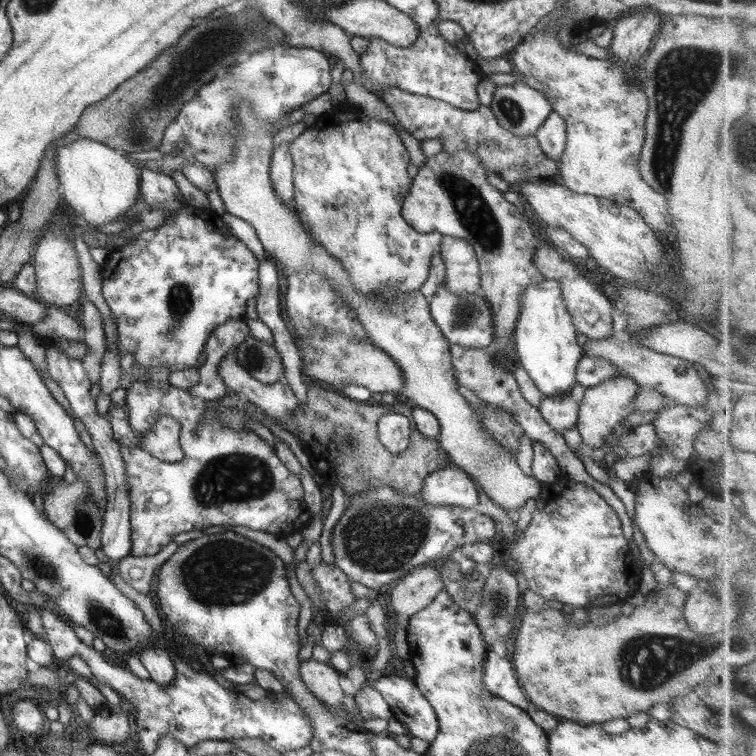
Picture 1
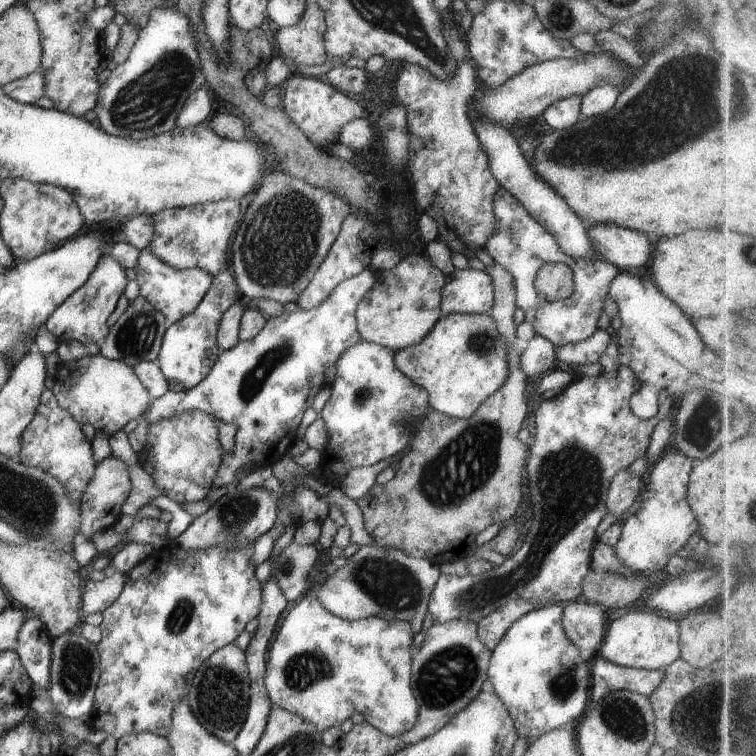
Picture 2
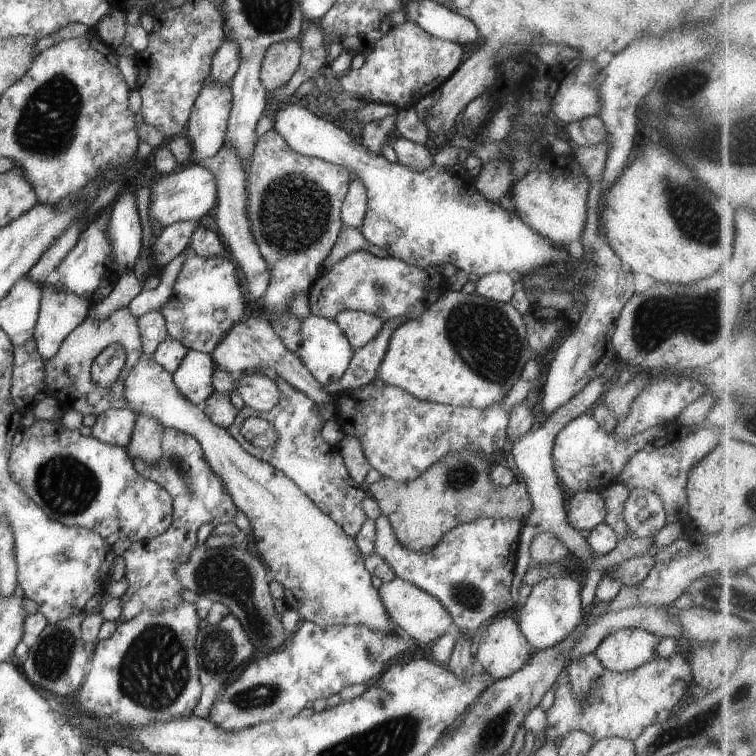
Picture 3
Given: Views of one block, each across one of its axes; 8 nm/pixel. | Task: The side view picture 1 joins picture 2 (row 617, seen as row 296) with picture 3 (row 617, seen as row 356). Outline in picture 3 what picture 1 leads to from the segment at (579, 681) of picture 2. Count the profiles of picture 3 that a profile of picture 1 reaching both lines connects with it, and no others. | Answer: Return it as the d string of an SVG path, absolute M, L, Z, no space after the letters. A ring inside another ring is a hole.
M550 576L532 588L526 602L520 610L517 624L526 638L526 642L535 651L552 648L568 640L568 636L582 624L584 612L581 604L581 589L578 580L568 576Z

